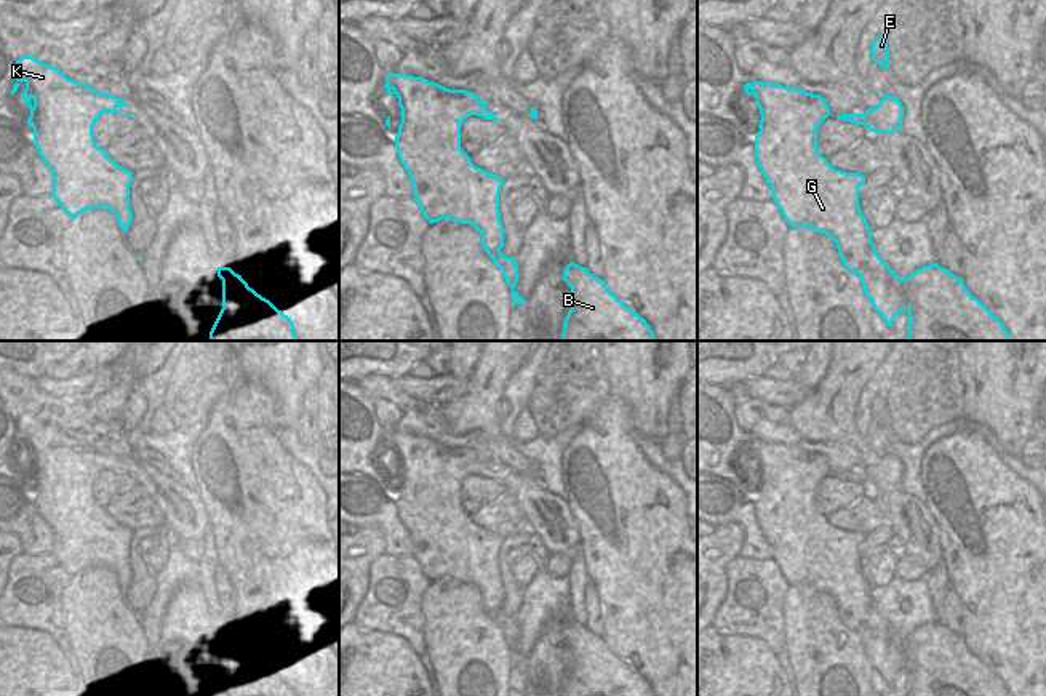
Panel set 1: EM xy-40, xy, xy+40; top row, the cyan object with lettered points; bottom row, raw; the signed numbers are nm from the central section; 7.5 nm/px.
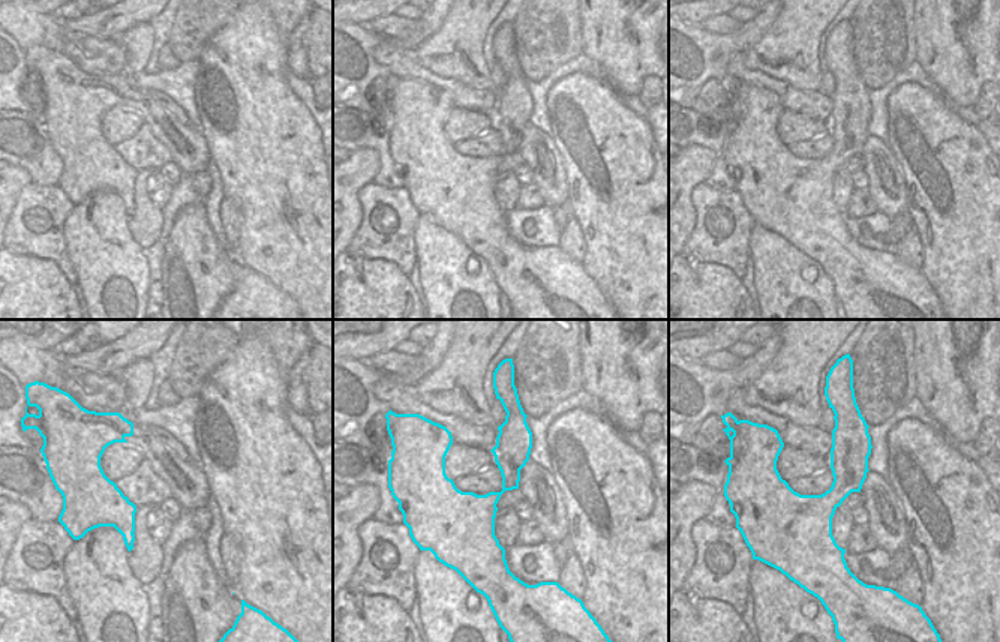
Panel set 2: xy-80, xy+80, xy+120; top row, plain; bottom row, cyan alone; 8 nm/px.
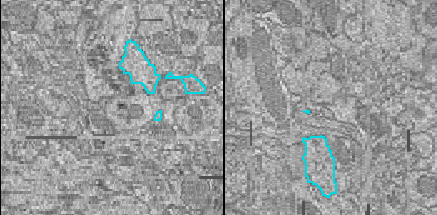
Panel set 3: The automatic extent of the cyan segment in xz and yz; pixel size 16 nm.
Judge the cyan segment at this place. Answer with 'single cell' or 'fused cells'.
single cell

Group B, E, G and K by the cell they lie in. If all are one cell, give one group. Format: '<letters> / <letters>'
B E G K

